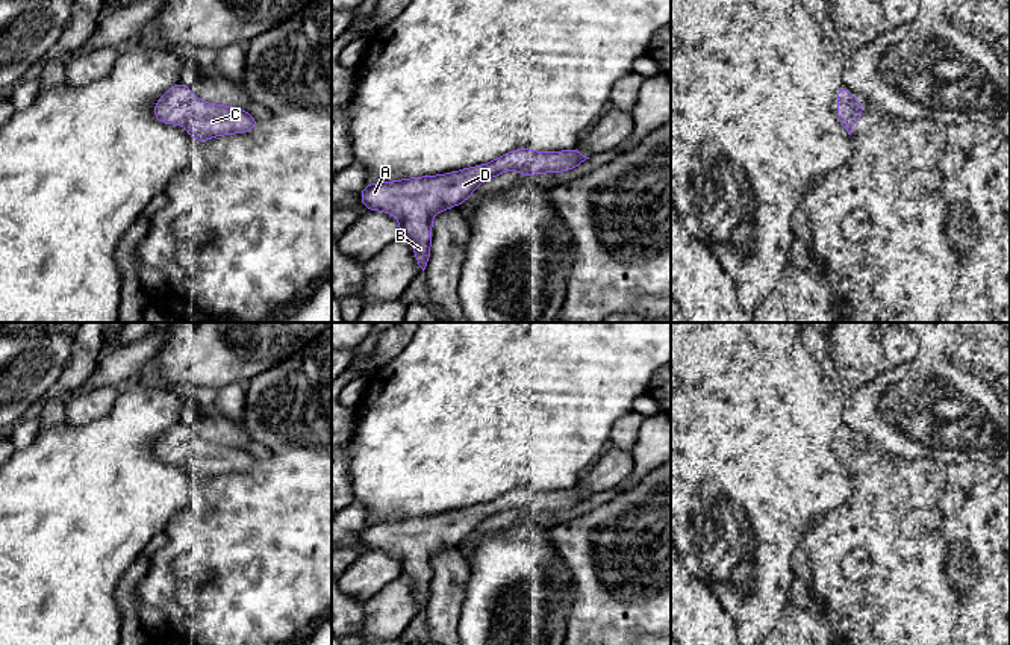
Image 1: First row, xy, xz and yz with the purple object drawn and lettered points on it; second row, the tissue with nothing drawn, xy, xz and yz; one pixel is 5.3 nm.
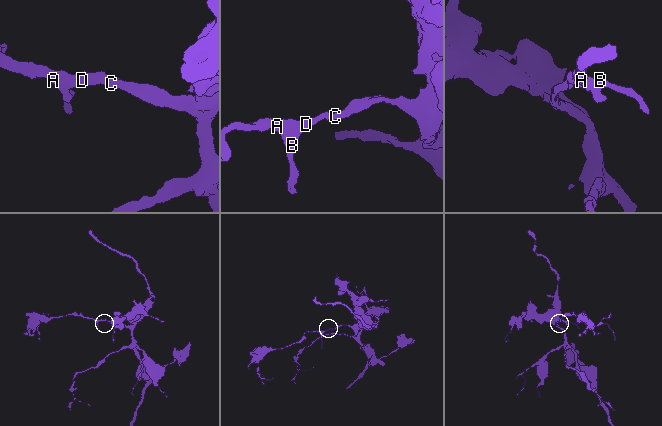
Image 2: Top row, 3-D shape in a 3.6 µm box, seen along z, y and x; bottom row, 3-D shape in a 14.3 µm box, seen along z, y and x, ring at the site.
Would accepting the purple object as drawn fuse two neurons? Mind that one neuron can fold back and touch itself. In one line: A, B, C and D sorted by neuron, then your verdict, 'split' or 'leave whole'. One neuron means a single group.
A B C D; leave whole

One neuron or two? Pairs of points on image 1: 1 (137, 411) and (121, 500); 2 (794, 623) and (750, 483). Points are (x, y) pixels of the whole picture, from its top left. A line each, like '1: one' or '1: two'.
1: one
2: two

